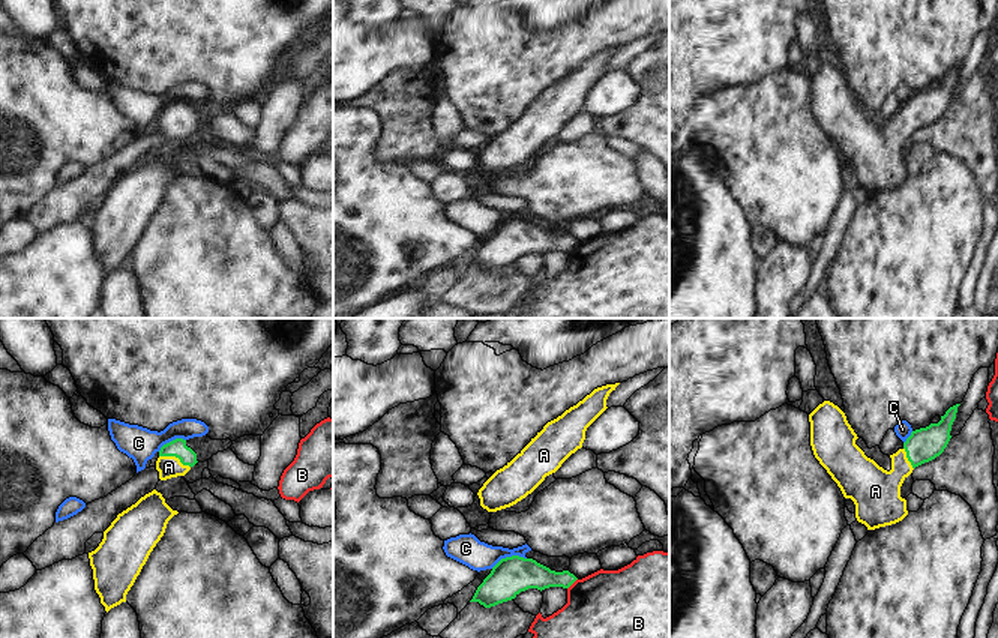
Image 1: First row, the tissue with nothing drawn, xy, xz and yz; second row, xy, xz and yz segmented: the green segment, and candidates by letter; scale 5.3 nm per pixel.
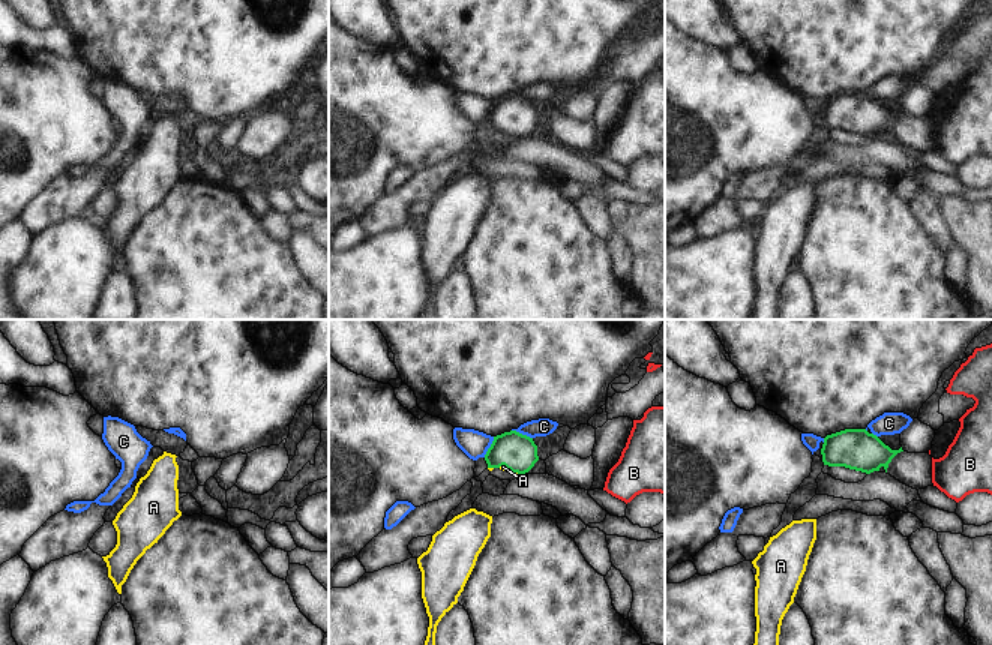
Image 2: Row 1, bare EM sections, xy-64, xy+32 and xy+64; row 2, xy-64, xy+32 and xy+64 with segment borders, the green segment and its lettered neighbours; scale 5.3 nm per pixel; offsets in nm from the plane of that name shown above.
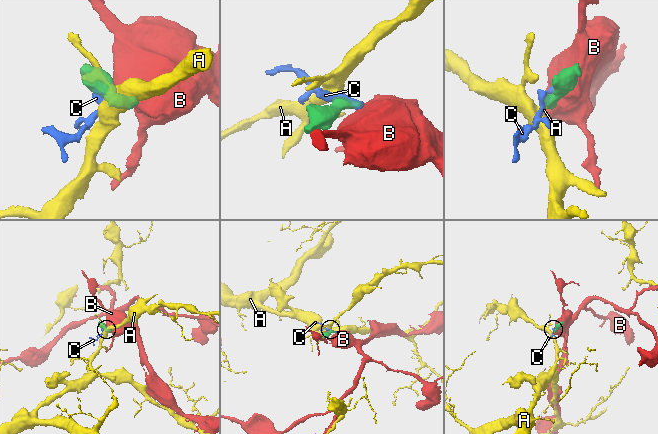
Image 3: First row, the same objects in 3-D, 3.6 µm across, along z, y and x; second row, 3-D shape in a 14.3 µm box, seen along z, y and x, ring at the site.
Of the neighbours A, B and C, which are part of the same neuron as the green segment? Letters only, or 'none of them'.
A

